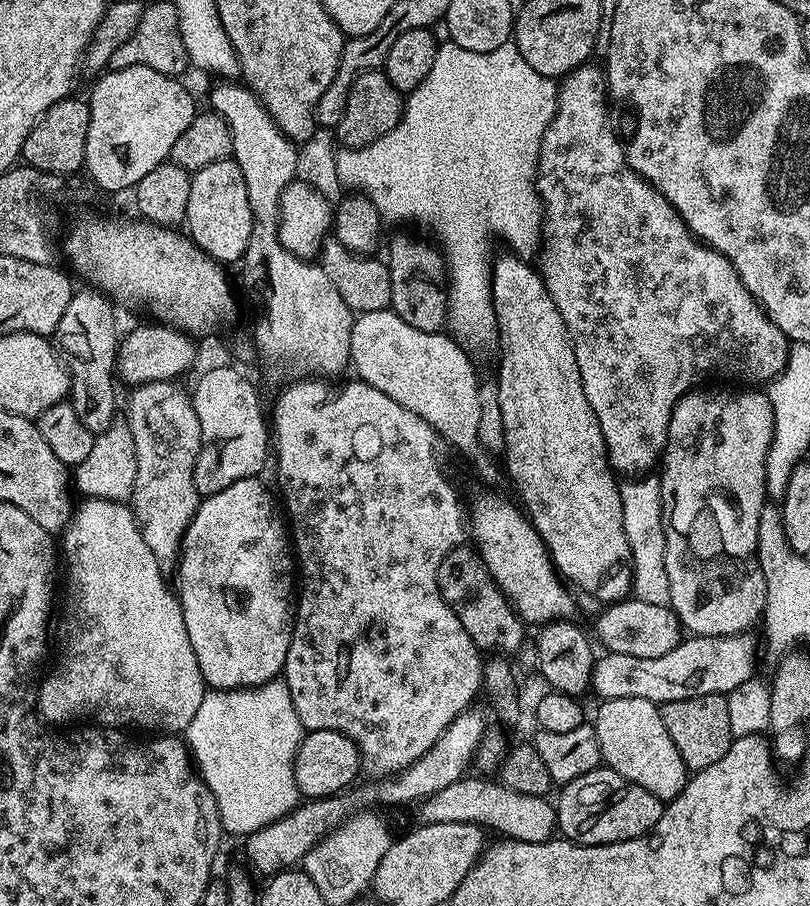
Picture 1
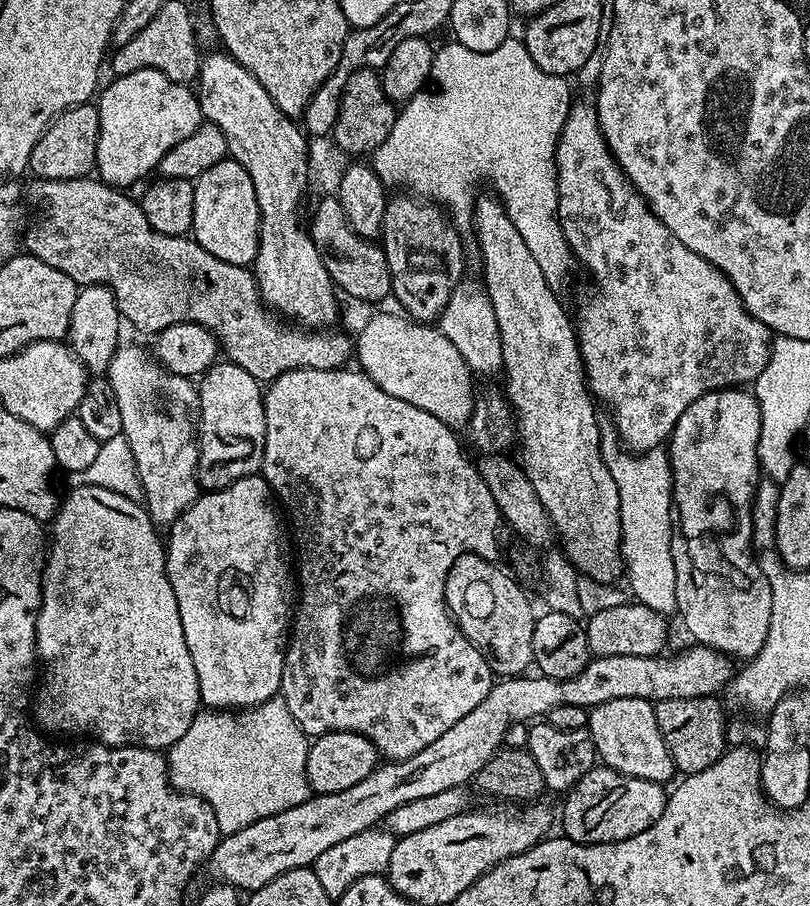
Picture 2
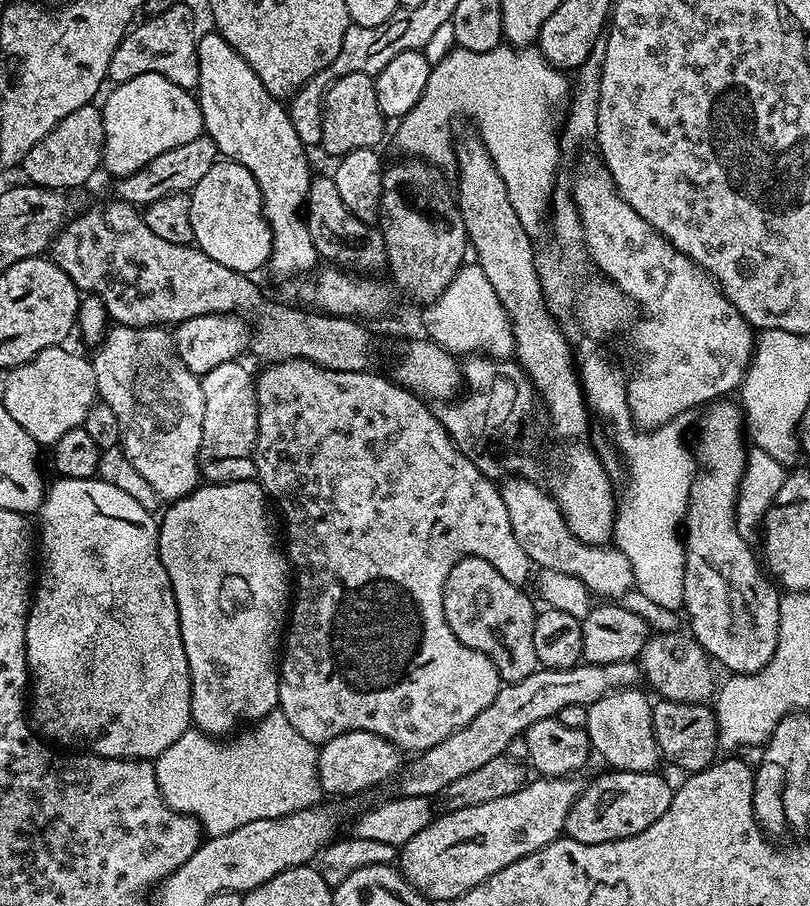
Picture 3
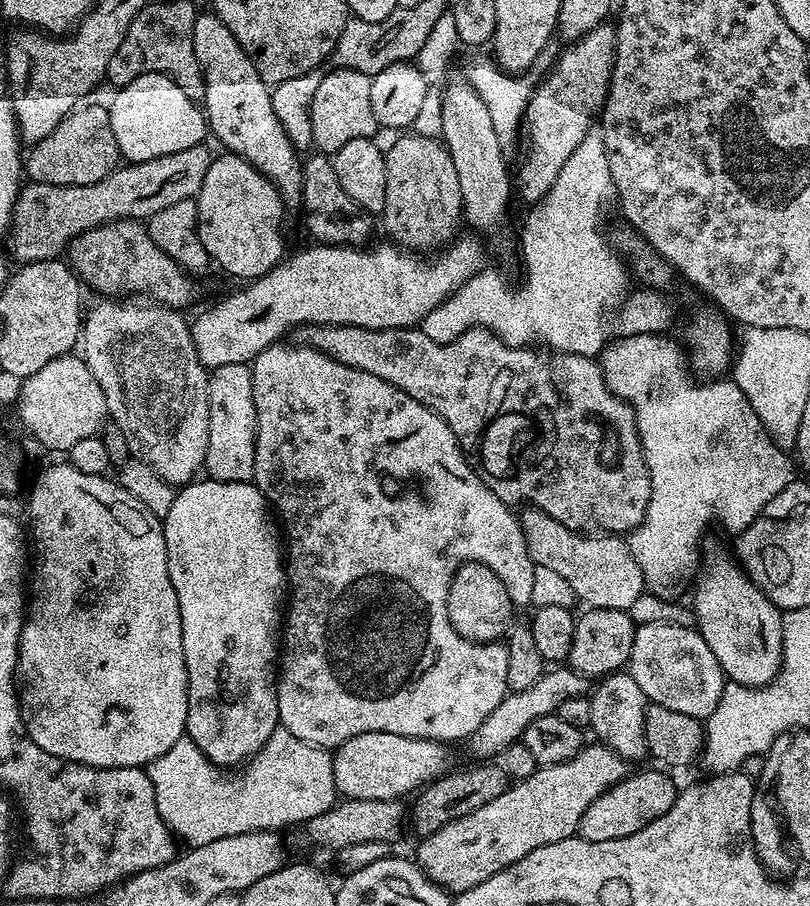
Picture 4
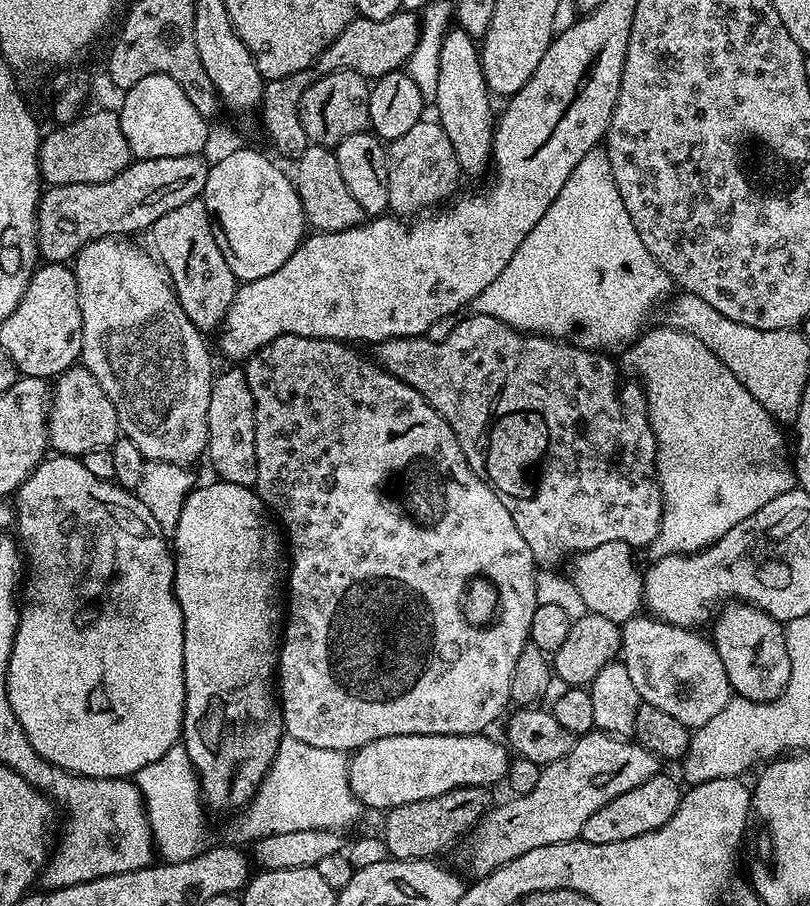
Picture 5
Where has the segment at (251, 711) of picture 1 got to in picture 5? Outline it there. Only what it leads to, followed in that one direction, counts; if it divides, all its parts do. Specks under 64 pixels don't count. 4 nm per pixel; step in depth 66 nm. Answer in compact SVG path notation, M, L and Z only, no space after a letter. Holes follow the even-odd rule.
M283 736L268 773L252 795L252 801L228 828L229 834L237 840L233 841L248 846L268 835L319 828L339 832L354 827L360 820L362 805L350 790L348 761L345 753L322 750L322 746L310 746L298 742L293 736ZM176 743L158 762L142 766L134 777L134 783L144 799L144 809L150 822L154 852L163 863L186 862L200 855L204 844L204 812L200 794L200 781L186 754L183 743Z

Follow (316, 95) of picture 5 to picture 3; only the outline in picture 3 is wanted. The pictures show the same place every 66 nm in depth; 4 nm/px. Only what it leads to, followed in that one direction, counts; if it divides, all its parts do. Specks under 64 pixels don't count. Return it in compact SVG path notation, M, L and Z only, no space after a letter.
M367 72L346 74L333 82L324 99L319 147L325 148L332 158L344 156L350 150L376 148L384 140L384 124L386 117L378 110L375 79Z

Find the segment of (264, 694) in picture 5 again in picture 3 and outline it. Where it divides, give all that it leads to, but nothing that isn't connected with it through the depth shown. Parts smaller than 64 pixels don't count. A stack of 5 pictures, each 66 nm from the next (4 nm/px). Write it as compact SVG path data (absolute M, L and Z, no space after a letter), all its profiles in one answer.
M255 479L229 484L204 482L188 496L171 501L163 509L164 517L161 515L158 520L158 550L174 590L190 670L192 724L199 731L217 738L227 737L241 726L251 725L266 714L277 711L280 702L279 659L294 584L290 579L282 532L271 511L270 501Z

